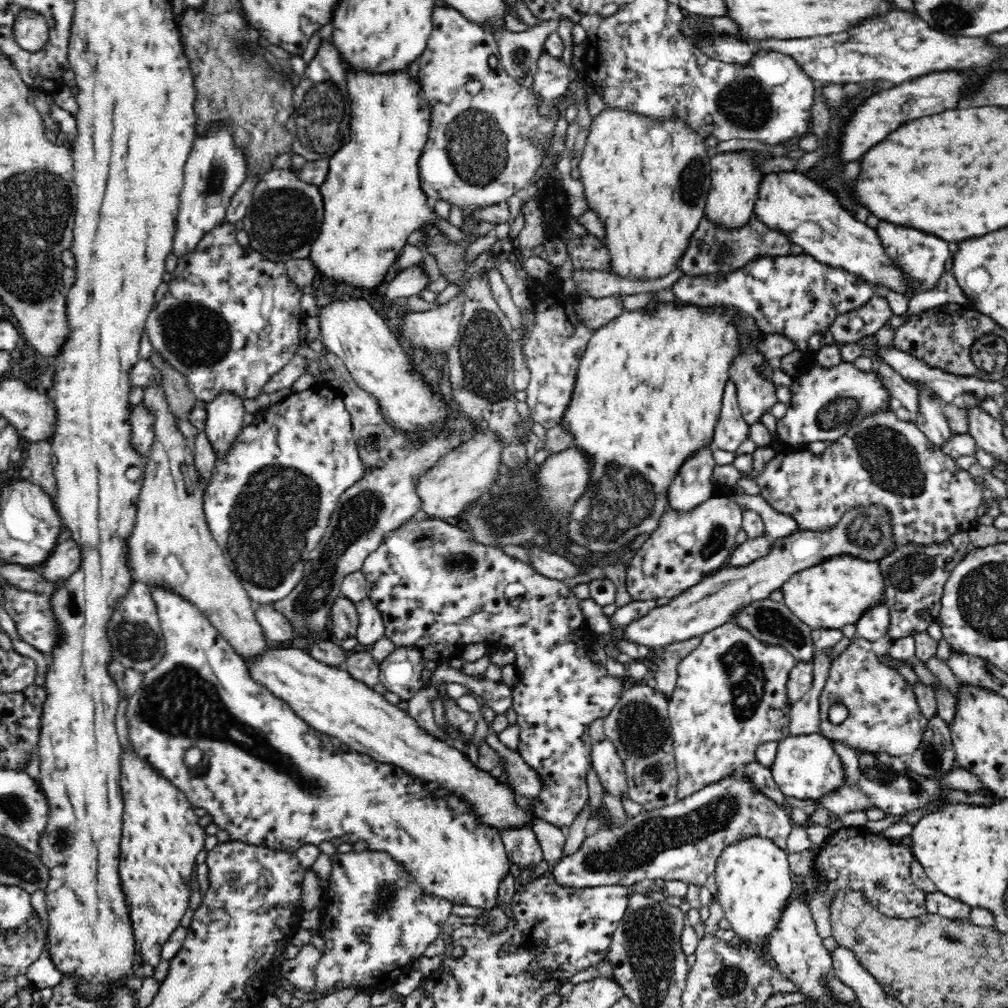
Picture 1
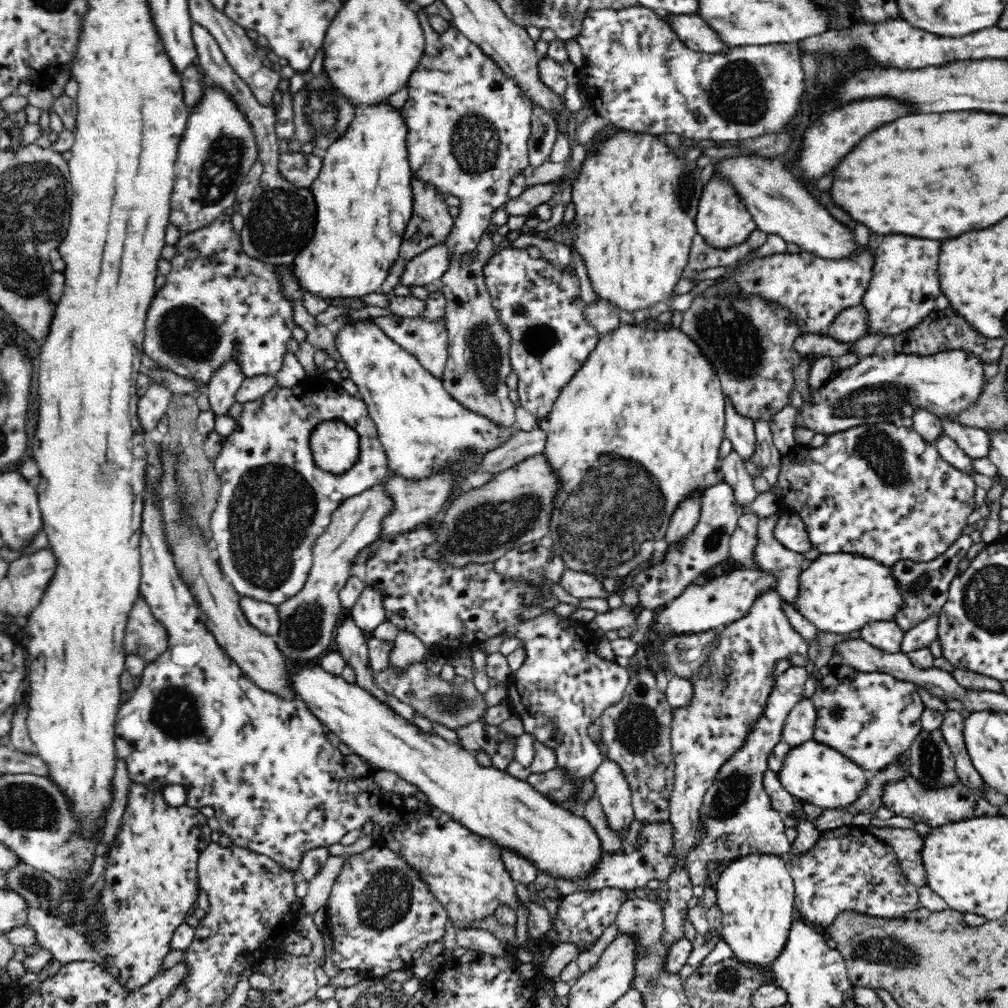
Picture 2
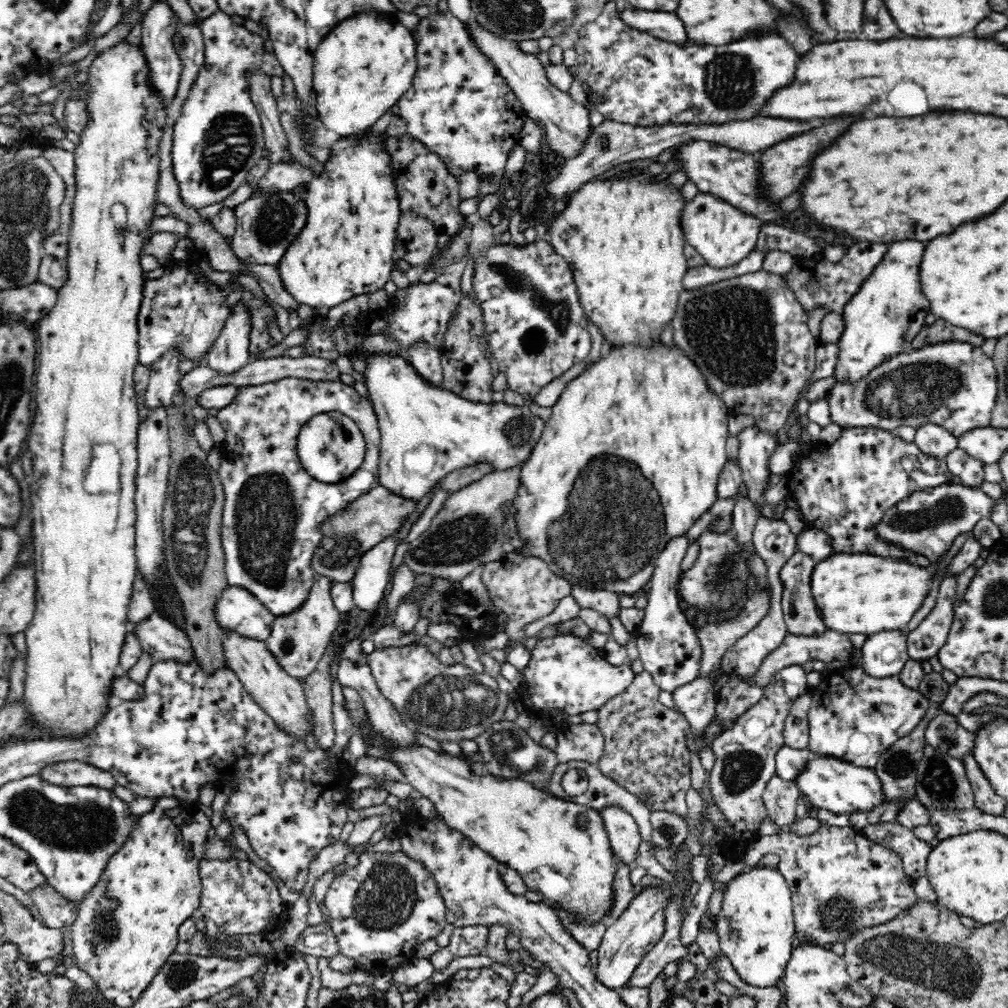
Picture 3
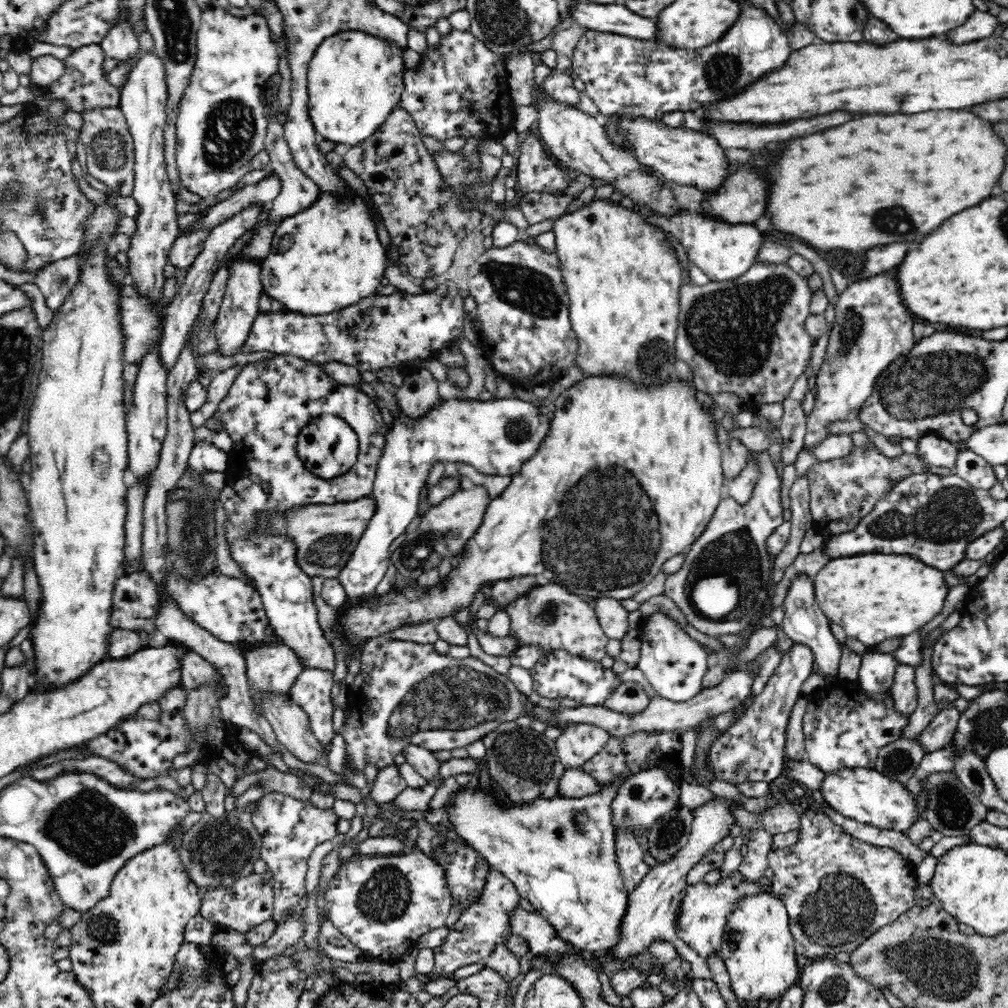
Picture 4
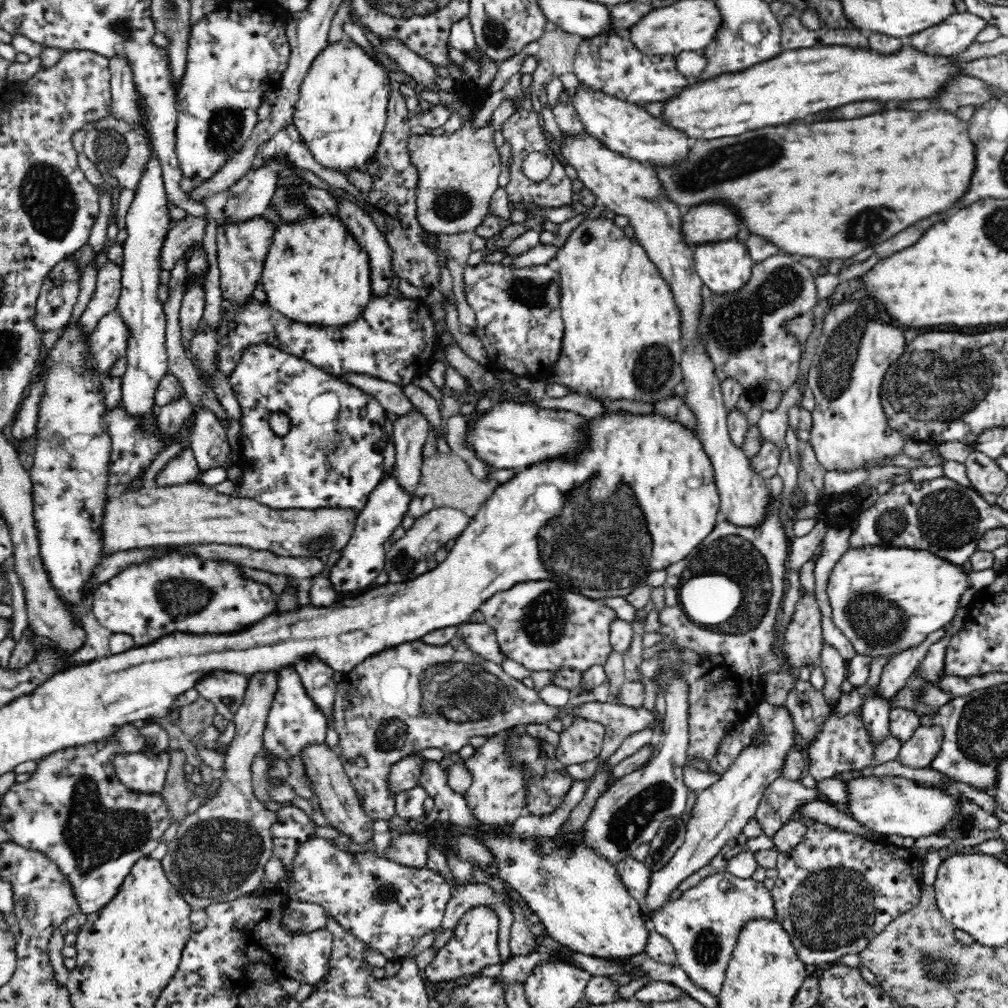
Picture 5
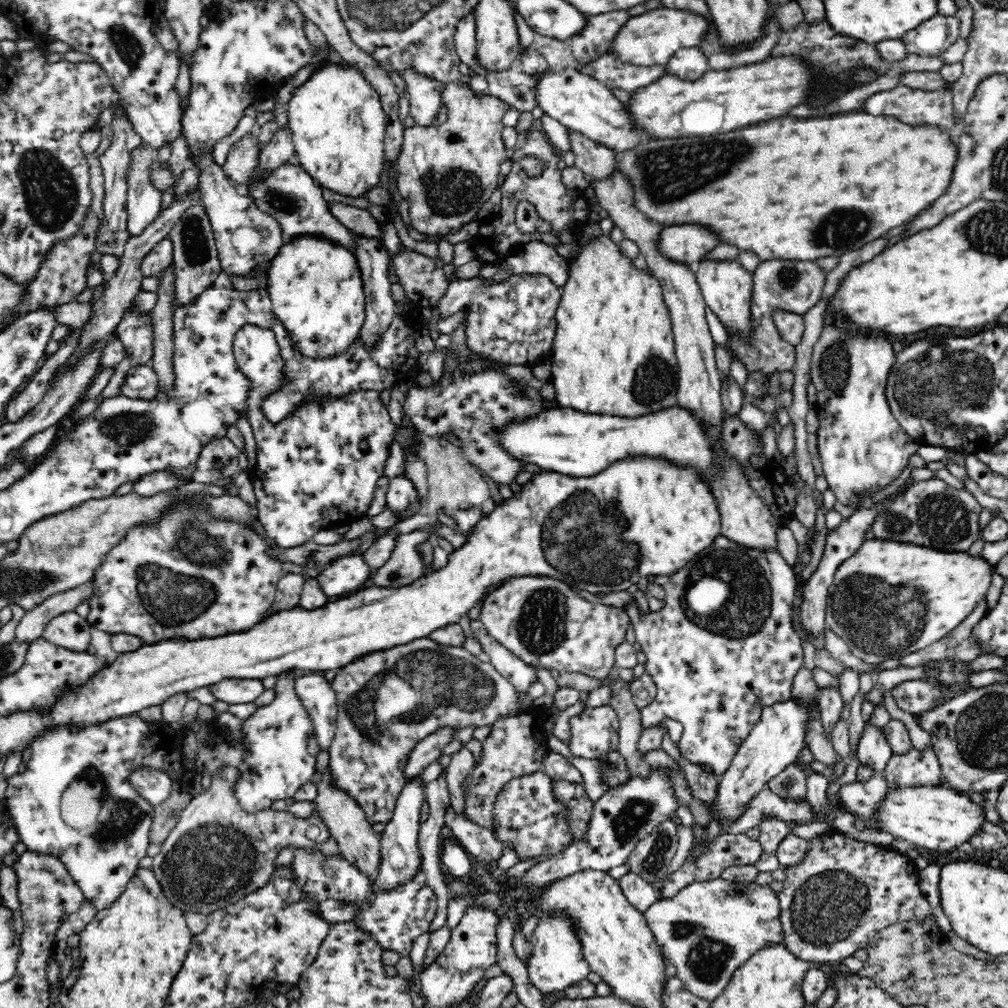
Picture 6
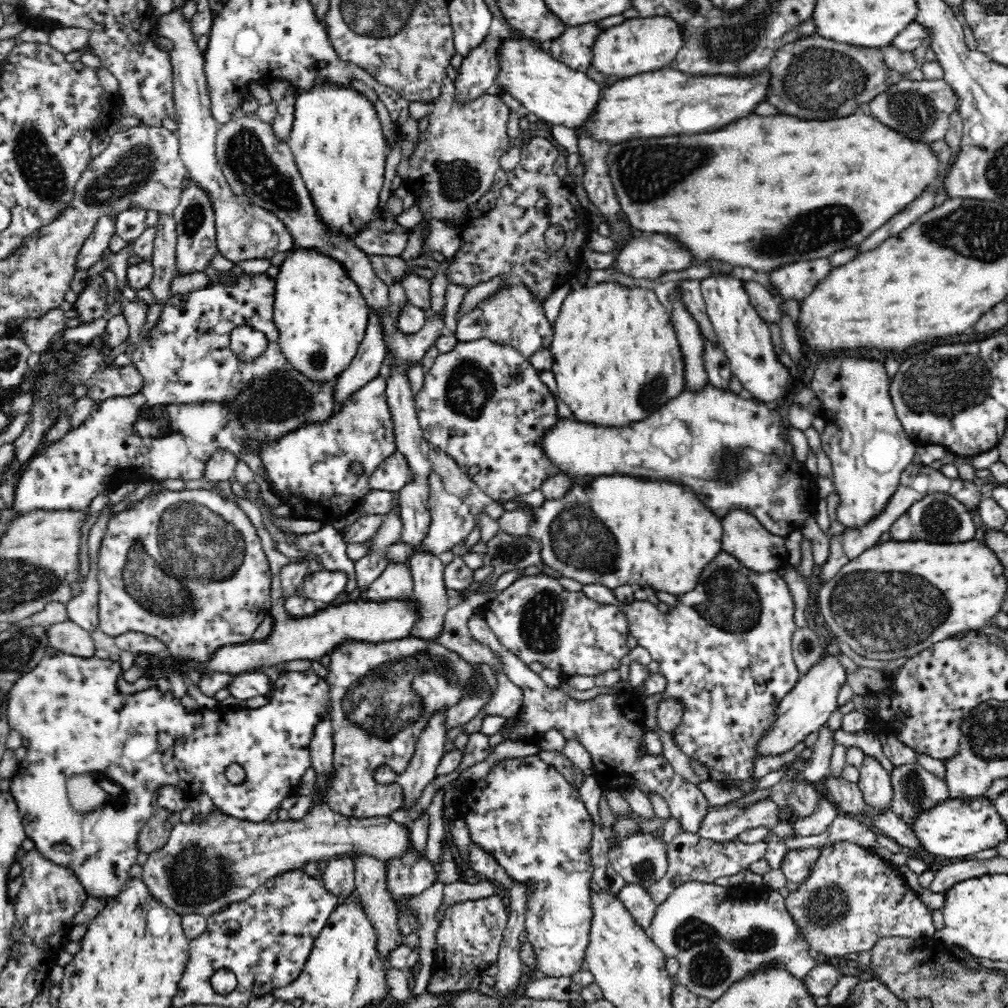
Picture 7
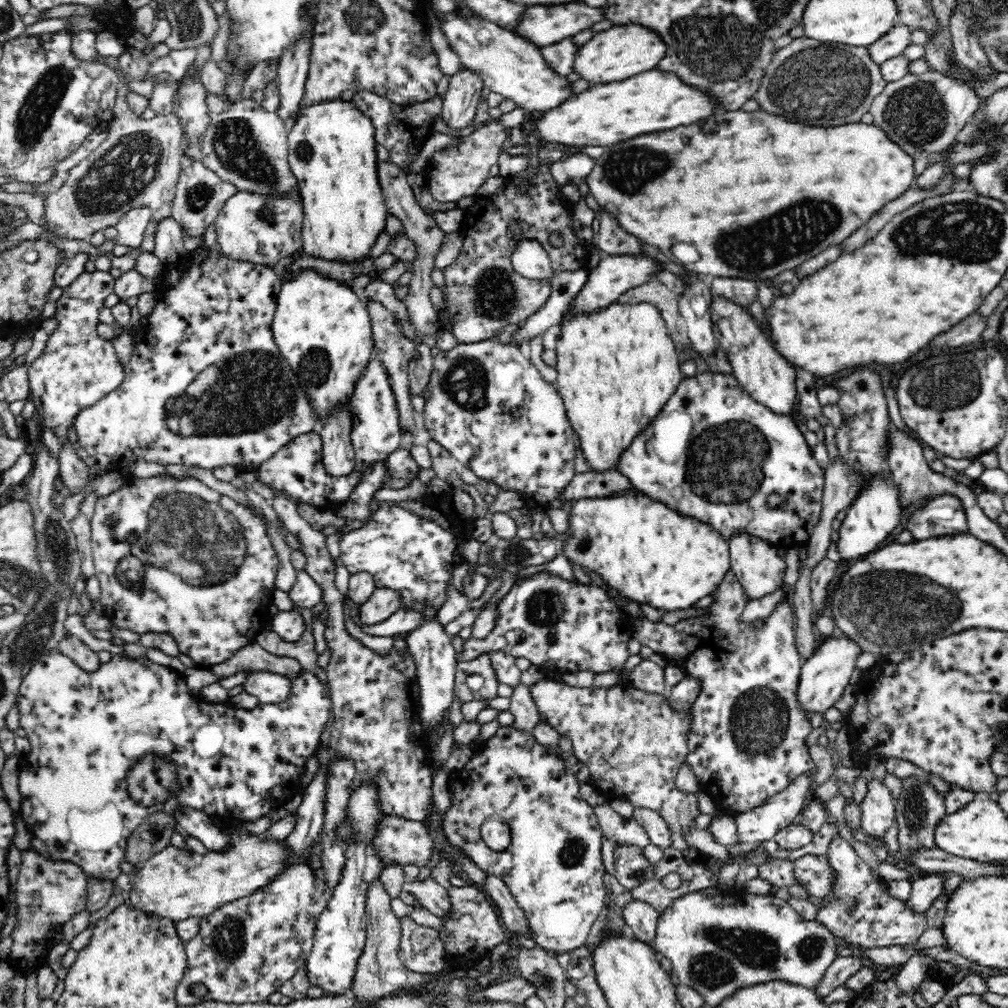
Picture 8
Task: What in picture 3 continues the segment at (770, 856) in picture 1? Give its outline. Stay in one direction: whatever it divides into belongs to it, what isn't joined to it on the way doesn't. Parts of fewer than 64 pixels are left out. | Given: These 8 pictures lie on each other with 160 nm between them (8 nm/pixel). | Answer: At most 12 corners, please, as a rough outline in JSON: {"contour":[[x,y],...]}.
{"contour":[[777,869],[726,886],[719,947],[752,987],[780,986],[795,936]]}

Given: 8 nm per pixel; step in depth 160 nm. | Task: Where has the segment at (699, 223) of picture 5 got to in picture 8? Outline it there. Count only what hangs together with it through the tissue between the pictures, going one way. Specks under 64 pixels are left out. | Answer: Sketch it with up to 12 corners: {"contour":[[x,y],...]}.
{"contour":[[610,255],[588,270],[558,325],[596,314],[652,279],[656,265]]}

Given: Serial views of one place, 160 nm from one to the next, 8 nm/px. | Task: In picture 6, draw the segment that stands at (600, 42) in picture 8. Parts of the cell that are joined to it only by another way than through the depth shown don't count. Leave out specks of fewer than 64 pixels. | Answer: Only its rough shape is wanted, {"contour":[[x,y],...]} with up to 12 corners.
{"contour":[[658,7],[630,17],[610,51],[636,66],[667,65],[696,47],[706,19]]}

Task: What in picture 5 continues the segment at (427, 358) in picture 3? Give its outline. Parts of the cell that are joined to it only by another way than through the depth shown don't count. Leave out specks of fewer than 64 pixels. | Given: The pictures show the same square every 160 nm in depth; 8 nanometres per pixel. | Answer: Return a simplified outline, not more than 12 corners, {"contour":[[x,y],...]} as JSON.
{"contour":[[398,415],[393,476],[412,498],[421,479],[428,421]]}

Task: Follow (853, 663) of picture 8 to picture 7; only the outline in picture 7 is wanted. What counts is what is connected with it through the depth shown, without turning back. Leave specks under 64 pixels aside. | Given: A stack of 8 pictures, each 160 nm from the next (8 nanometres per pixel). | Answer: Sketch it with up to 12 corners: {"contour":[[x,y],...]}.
{"contour":[[824,654],[778,706],[759,756],[820,731],[839,708],[847,673]]}

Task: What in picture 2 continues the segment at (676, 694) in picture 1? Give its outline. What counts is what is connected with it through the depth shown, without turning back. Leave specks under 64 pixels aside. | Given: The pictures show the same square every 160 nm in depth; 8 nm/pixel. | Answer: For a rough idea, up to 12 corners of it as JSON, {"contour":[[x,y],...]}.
{"contour":[[773,588],[719,632],[674,709],[672,872],[662,945],[685,936],[701,808],[809,646]]}

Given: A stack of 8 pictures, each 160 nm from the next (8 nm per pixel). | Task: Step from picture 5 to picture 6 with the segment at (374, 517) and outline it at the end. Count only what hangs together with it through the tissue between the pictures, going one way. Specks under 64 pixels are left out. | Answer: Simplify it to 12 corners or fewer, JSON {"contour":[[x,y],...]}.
{"contour":[[362,555],[331,562],[316,576],[336,599],[362,589],[373,573]]}

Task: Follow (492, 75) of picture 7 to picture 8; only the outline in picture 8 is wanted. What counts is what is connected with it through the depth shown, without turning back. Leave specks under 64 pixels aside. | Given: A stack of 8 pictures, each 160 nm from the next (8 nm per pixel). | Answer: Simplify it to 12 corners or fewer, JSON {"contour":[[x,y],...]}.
{"contour":[[460,68],[450,75],[439,116],[451,130],[475,120],[484,85]]}

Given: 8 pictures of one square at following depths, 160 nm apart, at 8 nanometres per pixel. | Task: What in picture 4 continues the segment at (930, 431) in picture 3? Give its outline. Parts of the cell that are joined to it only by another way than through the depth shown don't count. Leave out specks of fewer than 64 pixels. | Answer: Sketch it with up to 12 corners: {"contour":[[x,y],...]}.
{"contour":[[938,435],[918,439],[920,457],[954,472],[958,450]]}

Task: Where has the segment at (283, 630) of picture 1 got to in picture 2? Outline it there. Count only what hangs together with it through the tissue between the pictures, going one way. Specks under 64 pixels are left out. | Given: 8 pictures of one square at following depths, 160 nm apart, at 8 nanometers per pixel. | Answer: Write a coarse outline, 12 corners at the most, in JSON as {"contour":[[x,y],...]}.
{"contour":[[241,595],[246,620],[268,637],[281,622],[276,605]]}

